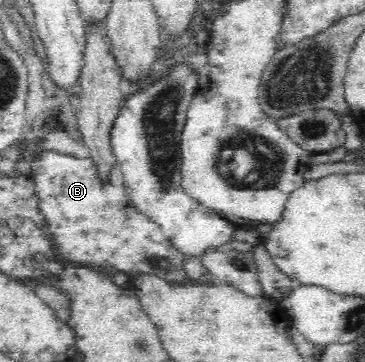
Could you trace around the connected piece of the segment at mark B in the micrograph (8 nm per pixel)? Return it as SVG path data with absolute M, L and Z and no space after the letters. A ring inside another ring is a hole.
M43 152L35 162L31 177L40 200L41 213L47 219L46 230L60 258L112 273L155 275L169 284L192 283L185 272L184 254L163 234L161 227L147 220L130 202L123 185L102 183L89 158Z

